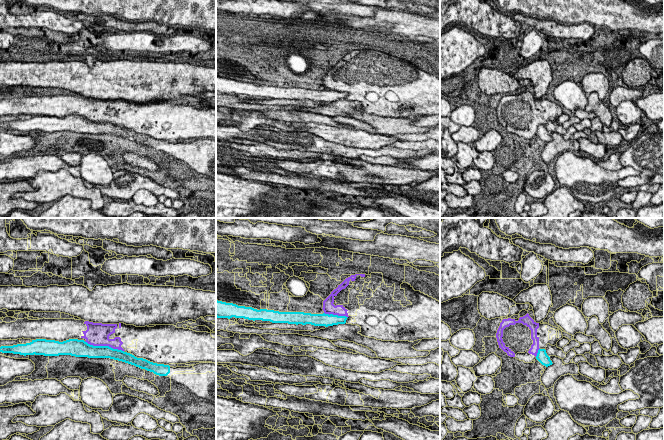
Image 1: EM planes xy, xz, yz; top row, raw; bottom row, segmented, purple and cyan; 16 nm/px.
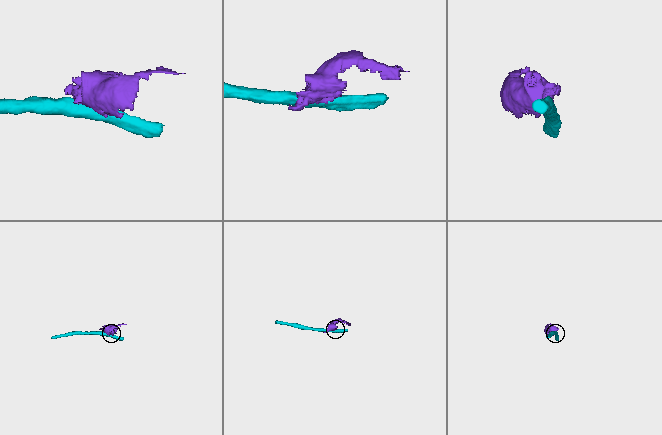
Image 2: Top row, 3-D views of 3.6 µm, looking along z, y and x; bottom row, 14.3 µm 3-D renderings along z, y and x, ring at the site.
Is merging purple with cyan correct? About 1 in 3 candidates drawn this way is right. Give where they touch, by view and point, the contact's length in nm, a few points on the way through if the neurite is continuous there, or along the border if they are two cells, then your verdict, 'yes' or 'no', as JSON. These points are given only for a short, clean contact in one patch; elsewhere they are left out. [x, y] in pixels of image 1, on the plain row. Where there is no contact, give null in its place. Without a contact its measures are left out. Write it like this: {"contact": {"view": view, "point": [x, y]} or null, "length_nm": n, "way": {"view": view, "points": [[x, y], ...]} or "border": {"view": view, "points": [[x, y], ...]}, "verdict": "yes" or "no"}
{"contact": {"view": "xy", "point": [104, 121]}, "length_nm": 650, "verdict": "no"}

